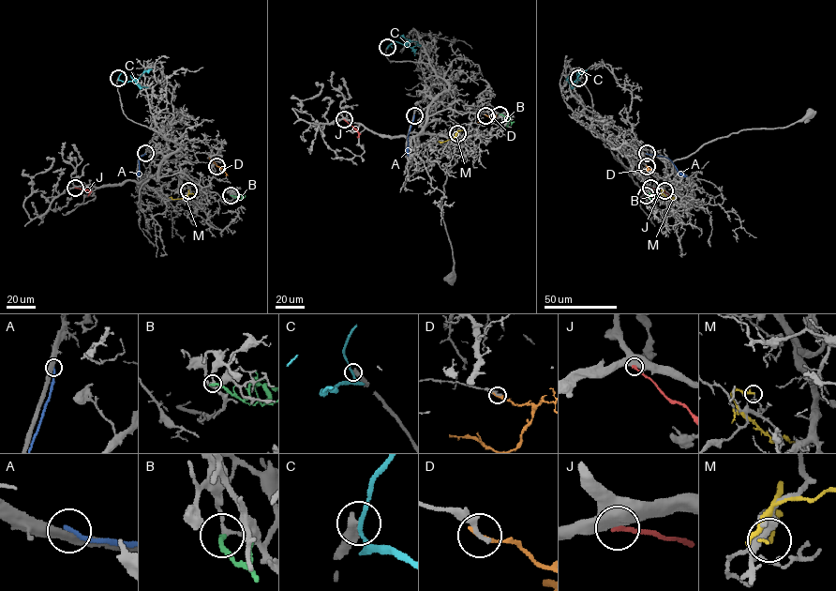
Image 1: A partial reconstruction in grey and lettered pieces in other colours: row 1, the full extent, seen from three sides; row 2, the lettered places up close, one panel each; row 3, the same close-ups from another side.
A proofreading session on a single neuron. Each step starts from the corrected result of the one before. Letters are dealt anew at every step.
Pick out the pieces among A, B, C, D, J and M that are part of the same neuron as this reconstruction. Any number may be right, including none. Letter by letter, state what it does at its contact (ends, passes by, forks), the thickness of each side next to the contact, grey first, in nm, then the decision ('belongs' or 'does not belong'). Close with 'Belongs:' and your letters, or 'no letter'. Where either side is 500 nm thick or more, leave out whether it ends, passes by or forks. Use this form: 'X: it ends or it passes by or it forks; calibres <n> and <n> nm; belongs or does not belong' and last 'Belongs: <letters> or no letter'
A: it ends; calibres 360 and 190 nm; does not belong
B: it ends; calibres 200 and 220 nm; does not belong
C: it passes by; calibres 400 and 180 nm; does not belong
D: it ends; calibres 300 and 200 nm; does not belong
J: calibres 750 and 200 nm; does not belong
M: it ends; calibres 110 and 200 nm; does not belong
Belongs: no letter

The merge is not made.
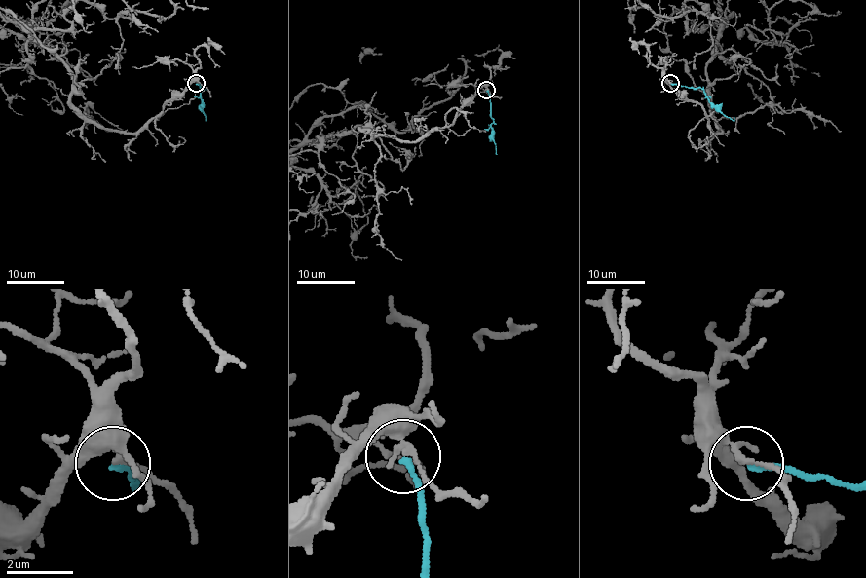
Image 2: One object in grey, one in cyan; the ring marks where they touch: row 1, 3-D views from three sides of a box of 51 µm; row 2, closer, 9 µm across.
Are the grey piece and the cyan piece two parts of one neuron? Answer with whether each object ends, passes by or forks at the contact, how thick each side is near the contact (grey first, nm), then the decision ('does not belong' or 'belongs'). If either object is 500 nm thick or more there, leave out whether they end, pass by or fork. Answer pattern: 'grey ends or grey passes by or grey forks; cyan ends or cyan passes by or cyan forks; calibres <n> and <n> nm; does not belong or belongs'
grey forks; cyan ends; calibres 130 and 160 nm; does not belong

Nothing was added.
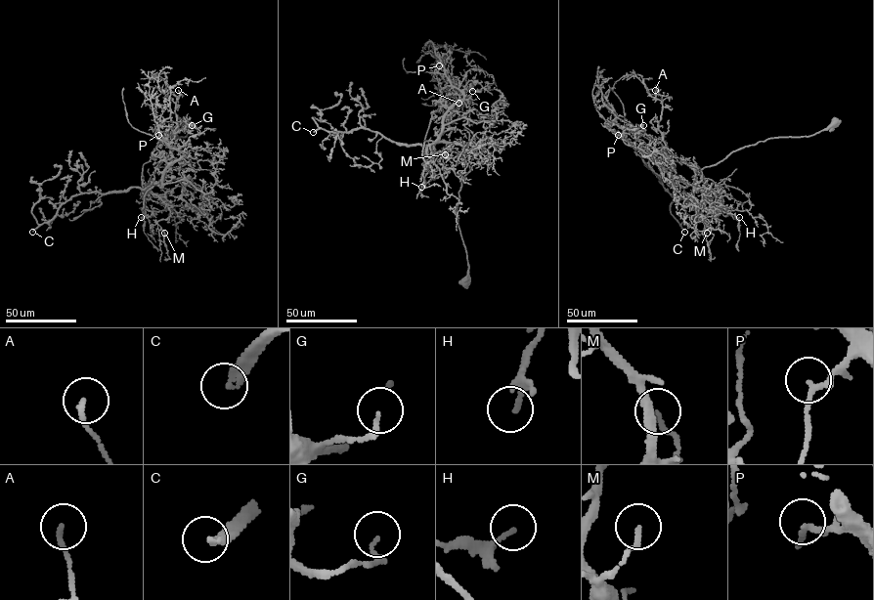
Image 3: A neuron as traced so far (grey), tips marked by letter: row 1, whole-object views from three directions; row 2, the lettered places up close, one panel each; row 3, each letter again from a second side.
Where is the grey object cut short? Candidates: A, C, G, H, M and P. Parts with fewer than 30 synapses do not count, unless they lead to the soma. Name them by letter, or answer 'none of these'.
C

